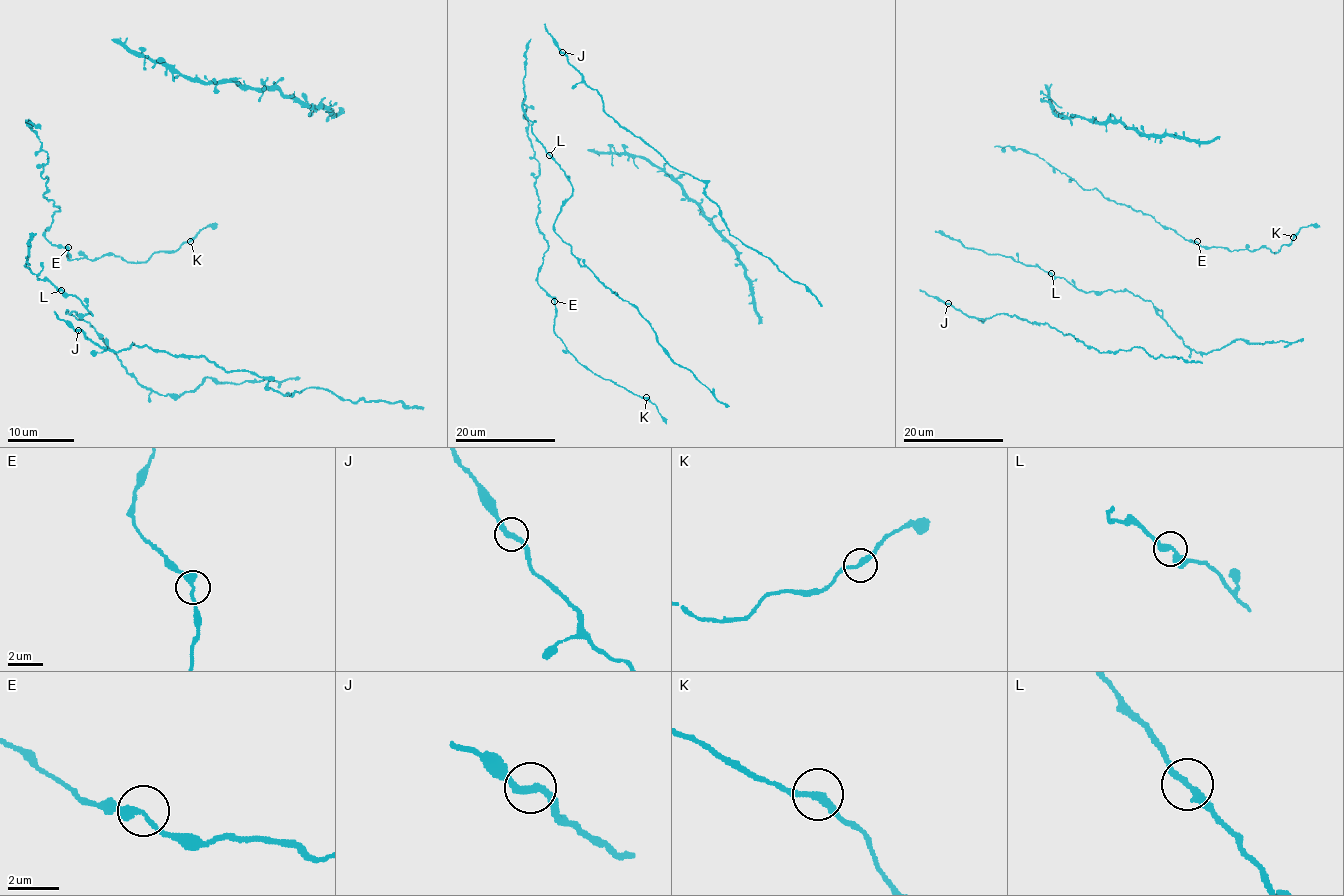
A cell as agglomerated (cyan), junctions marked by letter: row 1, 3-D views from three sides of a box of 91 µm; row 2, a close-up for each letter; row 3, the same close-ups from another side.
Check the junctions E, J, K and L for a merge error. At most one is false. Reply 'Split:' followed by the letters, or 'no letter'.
Split: no letter

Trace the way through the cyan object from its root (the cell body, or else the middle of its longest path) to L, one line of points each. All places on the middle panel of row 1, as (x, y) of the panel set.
L: (571, 185), (550, 155)

